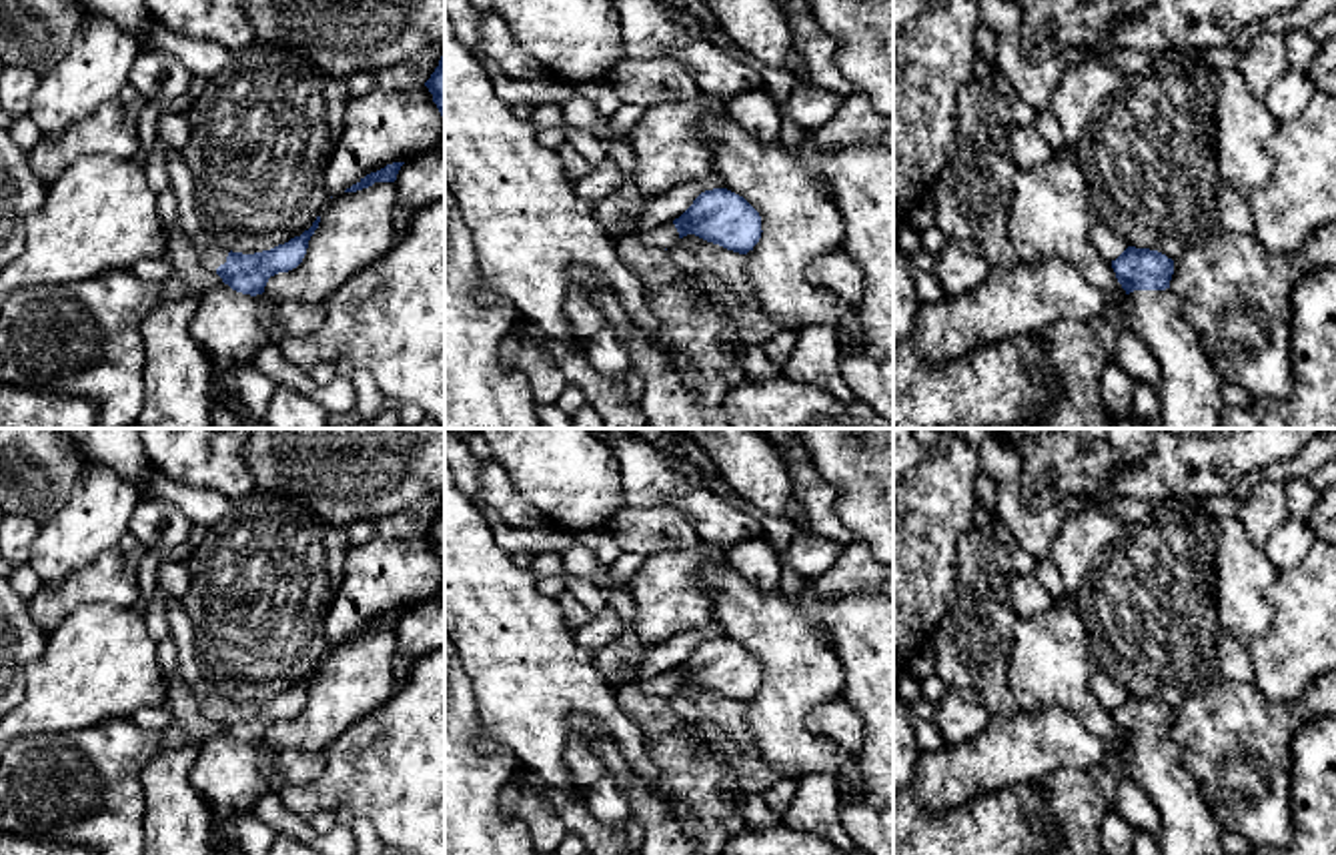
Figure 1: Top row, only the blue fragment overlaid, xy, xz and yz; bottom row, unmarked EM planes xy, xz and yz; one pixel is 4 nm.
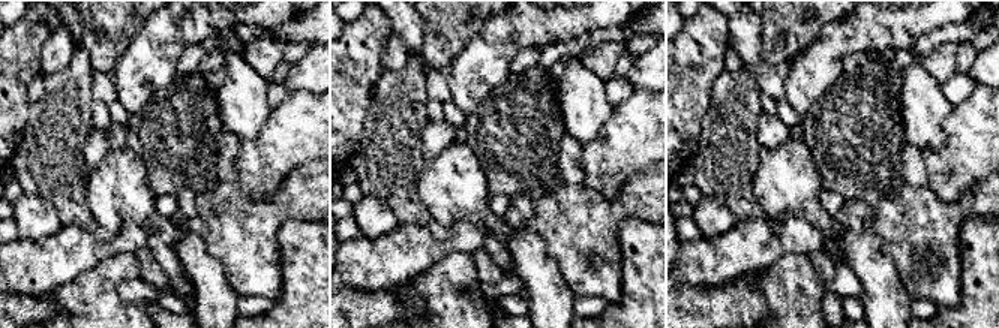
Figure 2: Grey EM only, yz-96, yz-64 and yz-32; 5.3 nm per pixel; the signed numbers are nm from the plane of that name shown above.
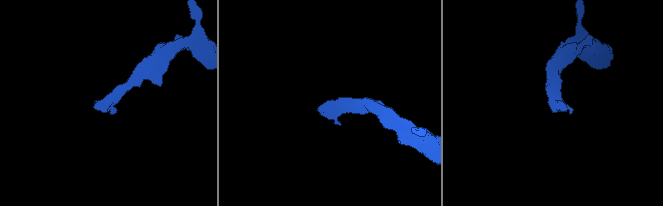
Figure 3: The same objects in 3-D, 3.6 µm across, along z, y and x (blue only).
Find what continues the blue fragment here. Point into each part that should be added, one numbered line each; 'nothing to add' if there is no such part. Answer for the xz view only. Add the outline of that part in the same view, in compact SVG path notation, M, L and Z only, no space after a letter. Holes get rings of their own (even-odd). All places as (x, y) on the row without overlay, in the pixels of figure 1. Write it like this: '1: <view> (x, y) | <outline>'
1: xz (663, 685) | M673 671L651 679L639 679L637 685L645 695L667 697L667 699L673 697L679 689L679 681Z

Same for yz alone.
1: yz (1186, 827) | M1170 737L1134 739L1130 777L1160 813L1160 855L1226 855L1222 829L1210 813L1198 781L1182 763L1182 749Z

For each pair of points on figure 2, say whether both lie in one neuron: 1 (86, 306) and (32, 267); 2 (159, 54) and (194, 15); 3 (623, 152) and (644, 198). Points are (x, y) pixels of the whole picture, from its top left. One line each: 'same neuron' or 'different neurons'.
1: different neurons
2: same neuron
3: different neurons

